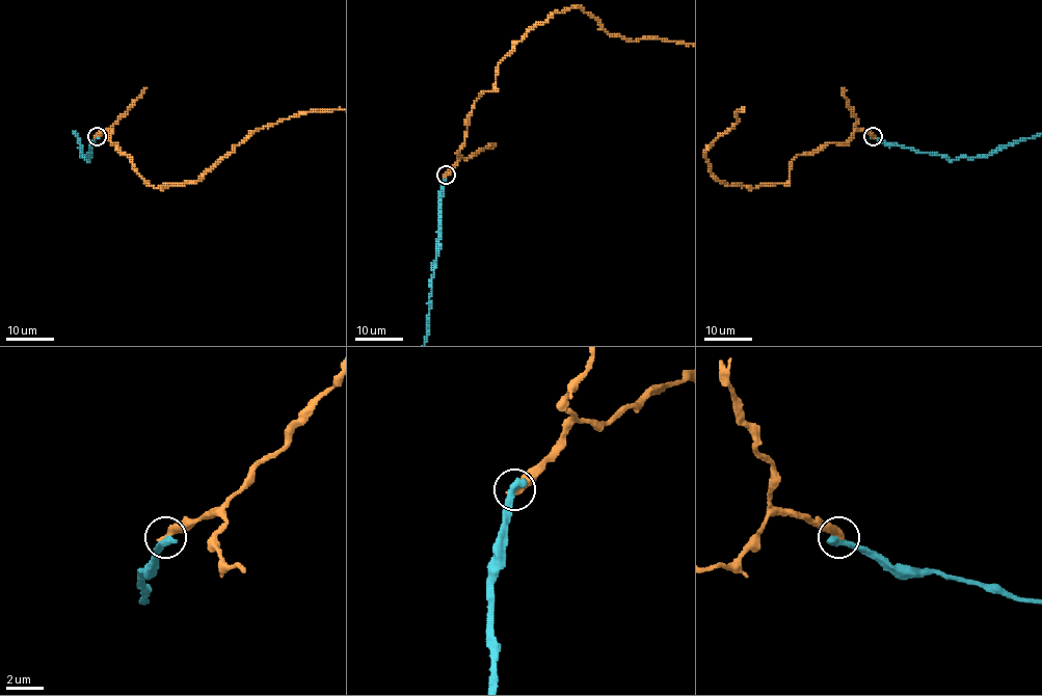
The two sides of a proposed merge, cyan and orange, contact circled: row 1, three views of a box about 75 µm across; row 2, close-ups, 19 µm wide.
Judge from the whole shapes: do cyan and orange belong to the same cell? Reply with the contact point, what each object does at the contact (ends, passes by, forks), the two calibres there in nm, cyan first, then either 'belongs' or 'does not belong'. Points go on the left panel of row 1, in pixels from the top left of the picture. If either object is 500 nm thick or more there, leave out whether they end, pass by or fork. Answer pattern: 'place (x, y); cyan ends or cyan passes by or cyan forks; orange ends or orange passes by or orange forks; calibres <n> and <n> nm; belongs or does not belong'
place (97, 136); cyan ends; orange ends; calibres 460 and 440 nm; does not belong

